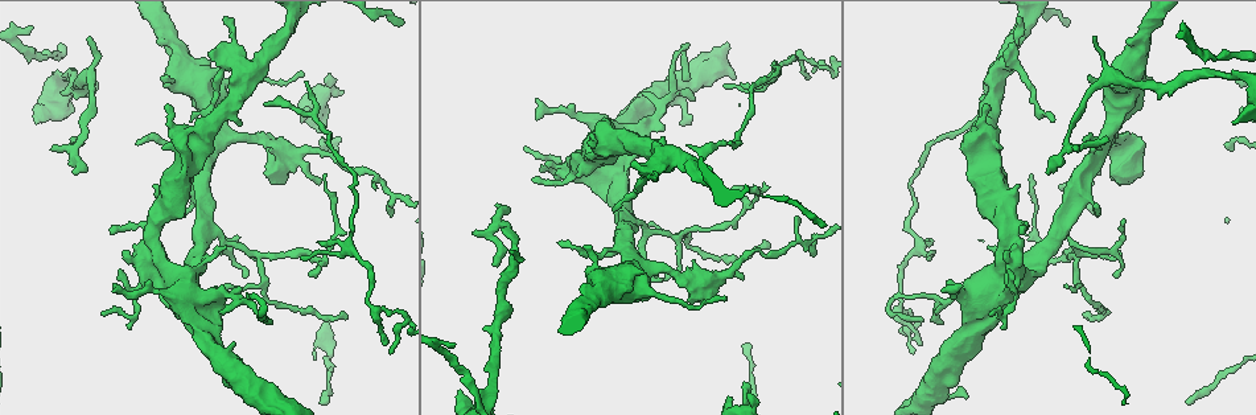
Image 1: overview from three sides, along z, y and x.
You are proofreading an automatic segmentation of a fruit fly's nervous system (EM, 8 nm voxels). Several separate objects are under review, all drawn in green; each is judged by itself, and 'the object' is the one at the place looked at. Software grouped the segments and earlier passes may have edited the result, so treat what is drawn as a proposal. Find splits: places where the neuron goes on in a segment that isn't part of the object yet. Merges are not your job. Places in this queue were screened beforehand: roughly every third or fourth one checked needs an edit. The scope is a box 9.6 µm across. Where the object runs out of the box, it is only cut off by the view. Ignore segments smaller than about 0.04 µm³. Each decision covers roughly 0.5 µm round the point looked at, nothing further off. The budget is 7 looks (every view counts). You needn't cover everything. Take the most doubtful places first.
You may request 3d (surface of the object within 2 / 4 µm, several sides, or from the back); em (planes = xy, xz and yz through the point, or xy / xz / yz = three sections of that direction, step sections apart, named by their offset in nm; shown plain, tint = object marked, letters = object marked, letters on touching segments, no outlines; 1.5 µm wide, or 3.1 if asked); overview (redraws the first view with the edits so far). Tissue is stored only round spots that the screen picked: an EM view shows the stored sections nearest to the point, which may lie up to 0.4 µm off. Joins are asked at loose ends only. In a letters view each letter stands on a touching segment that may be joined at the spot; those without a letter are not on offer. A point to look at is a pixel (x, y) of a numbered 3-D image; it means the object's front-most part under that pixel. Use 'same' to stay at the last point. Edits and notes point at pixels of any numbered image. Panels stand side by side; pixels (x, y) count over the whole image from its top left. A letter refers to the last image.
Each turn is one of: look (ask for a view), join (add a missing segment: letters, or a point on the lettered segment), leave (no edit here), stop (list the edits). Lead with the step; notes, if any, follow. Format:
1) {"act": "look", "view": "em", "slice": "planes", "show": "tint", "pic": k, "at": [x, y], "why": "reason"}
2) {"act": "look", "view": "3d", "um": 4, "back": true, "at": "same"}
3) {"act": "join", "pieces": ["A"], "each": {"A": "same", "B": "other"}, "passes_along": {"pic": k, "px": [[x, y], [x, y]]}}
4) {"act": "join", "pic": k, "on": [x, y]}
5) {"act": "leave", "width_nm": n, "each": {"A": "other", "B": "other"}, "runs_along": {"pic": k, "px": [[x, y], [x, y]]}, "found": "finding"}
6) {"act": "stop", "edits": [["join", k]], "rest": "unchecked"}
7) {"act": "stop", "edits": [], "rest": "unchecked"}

{"act": "look", "view": "3d", "um": 4, "back": true, "pic": 1, "at": [1232, 121]}

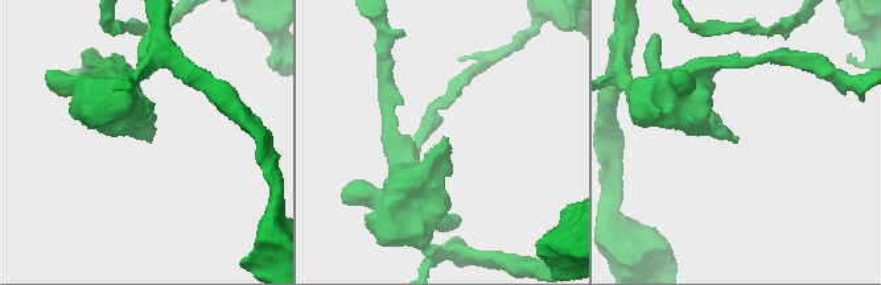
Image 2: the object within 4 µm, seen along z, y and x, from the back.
{"act": "look", "view": "em", "slice": "planes", "show": "letters", "pic": 2, "at": [148, 141], "why": "shape alone is not enough"}

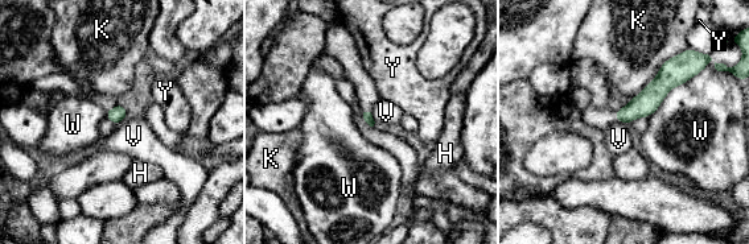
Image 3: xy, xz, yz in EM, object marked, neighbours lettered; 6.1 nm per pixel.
{"act": "leave", "each": {"H": "other", "K": "other", "V": "other", "W": "other", "Y": "other"}, "border": {"pic": 3, "px": [[126, 116], [116, 124]]}, "found": "no lettered segment goes on from it"}

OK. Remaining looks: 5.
{"act": "look", "view": "em", "slice": "planes", "show": "plain", "pic": 1, "at": [330, 239], "why": "thin end"}

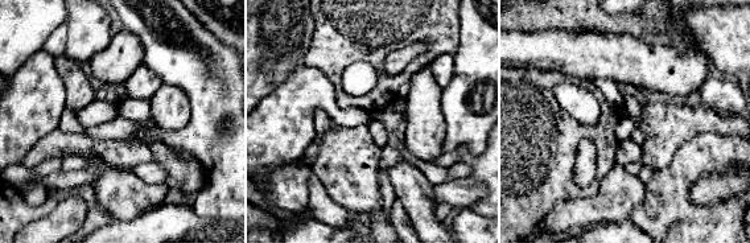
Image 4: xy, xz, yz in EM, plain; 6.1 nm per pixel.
{"act": "look", "view": "em", "slice": "planes", "show": "tint", "at": "same"}

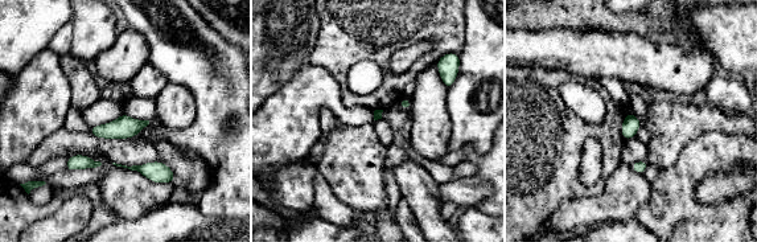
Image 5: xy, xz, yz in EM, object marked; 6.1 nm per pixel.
{"act": "look", "view": "em", "slice": "planes", "show": "letters", "at": "same", "why": "see the neighbours"}

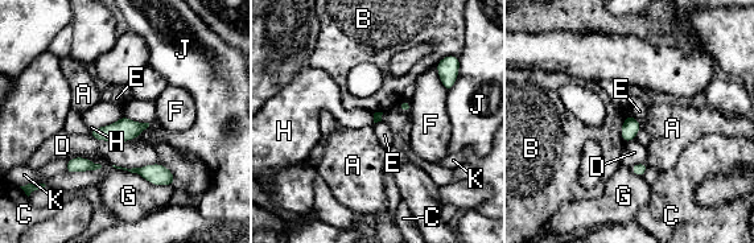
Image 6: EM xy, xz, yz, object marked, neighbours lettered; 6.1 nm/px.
{"act": "leave", "each": {"A": "other", "B": "other", "C": "other", "D": "other", "E": "other", "F": "other", "G": "other", "H": "other", "J": "other", "K": "other"}, "found": "none of them fits"}

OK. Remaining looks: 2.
{"act": "look", "view": "em", "slice": "planes", "show": "letters", "pic": 1, "at": [921, 343], "why": "an open end"}

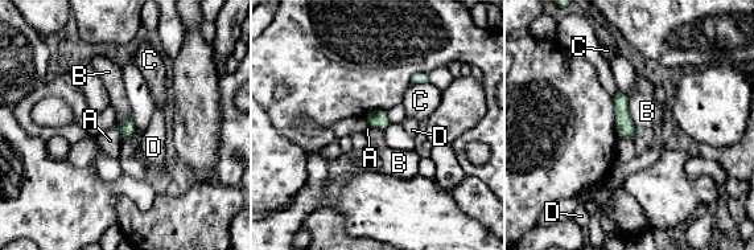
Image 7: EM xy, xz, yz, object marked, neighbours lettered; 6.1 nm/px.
{"act": "leave", "width_nm": 100, "each": {"A": "other", "B": "other", "C": "other", "D": "other"}, "border": {"pic": 7, "px": [[627, 98], [629, 114], [637, 130]]}, "found": "no lettered segment goes on from it"}

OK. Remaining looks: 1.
{"act": "stop", "edits": [], "rest": "unchecked"}

